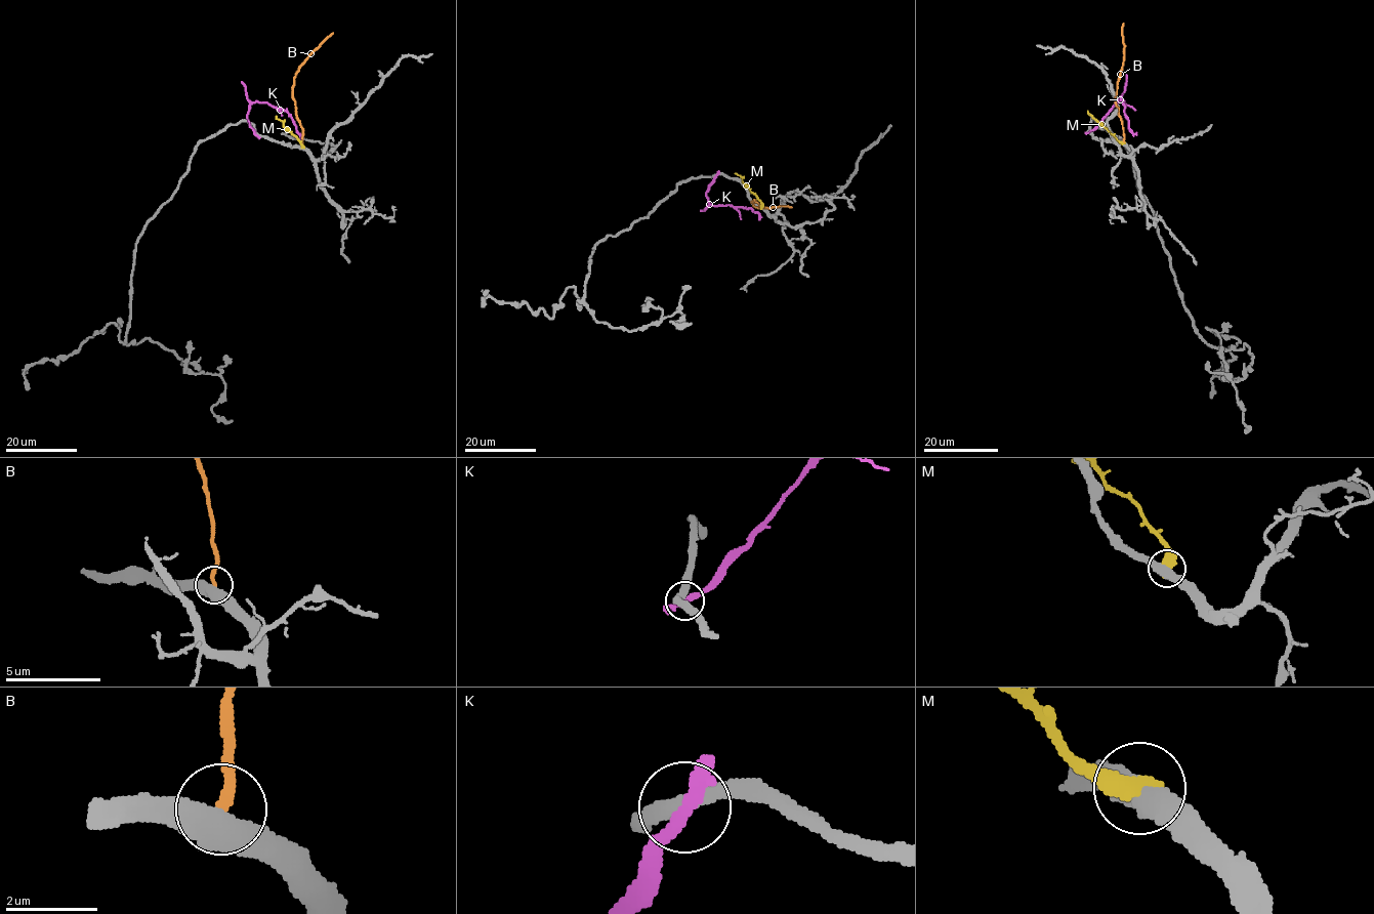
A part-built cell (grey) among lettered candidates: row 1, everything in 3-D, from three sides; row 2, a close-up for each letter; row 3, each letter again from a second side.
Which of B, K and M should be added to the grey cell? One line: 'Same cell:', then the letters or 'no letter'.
Same cell: no letter

